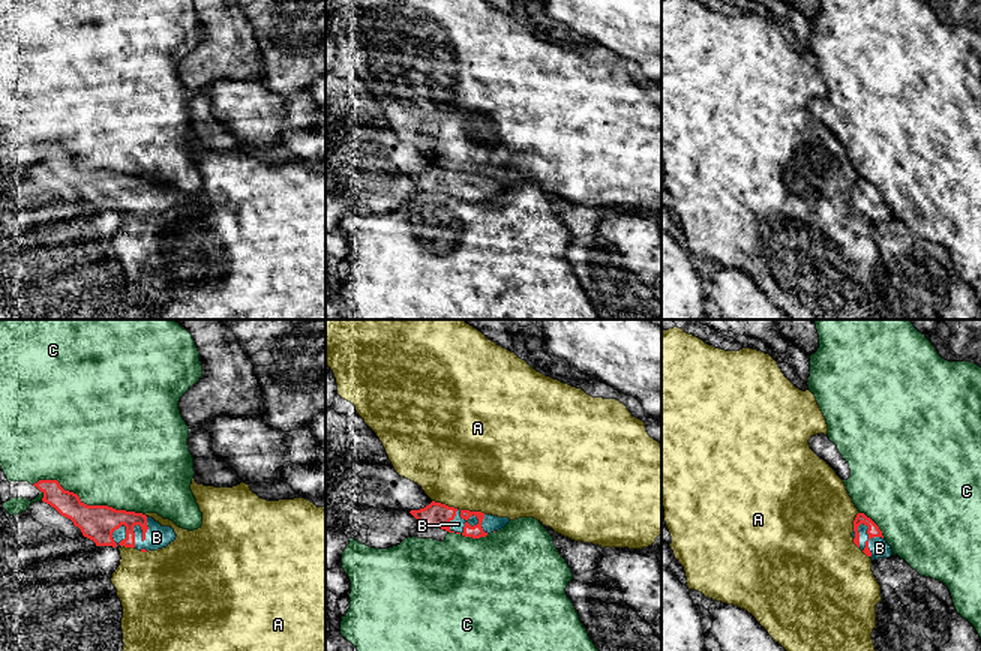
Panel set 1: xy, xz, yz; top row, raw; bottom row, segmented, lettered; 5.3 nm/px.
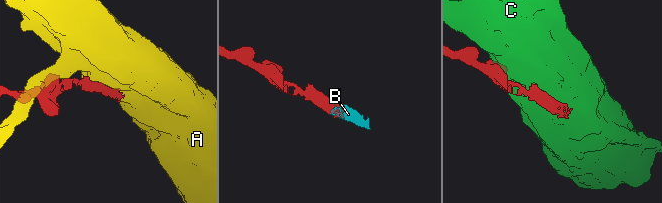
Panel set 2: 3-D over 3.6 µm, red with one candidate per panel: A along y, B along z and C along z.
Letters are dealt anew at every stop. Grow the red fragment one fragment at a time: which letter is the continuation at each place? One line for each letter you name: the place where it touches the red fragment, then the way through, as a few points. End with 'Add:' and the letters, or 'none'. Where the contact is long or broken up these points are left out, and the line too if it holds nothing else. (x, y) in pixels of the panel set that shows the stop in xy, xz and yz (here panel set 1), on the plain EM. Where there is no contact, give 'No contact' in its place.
B: Touches red at xz (467, 183). Path across: xz (476, 195), (467, 183), (458, 188)
Add: B

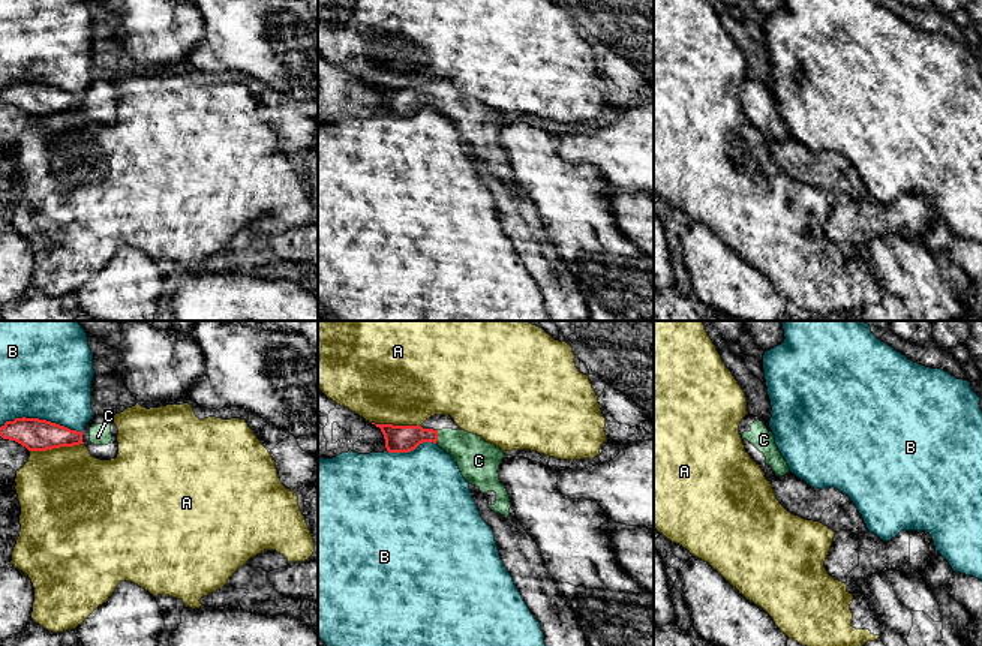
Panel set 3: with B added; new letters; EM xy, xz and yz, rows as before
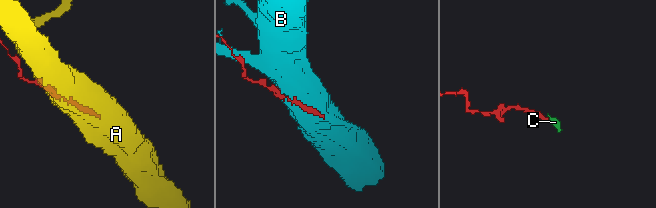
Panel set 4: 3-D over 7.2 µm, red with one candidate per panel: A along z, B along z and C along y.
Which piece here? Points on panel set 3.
C: Touches red at xz (437, 101). Path across: xz (398, 102), (437, 101), (458, 107), (477, 123)
Add: C

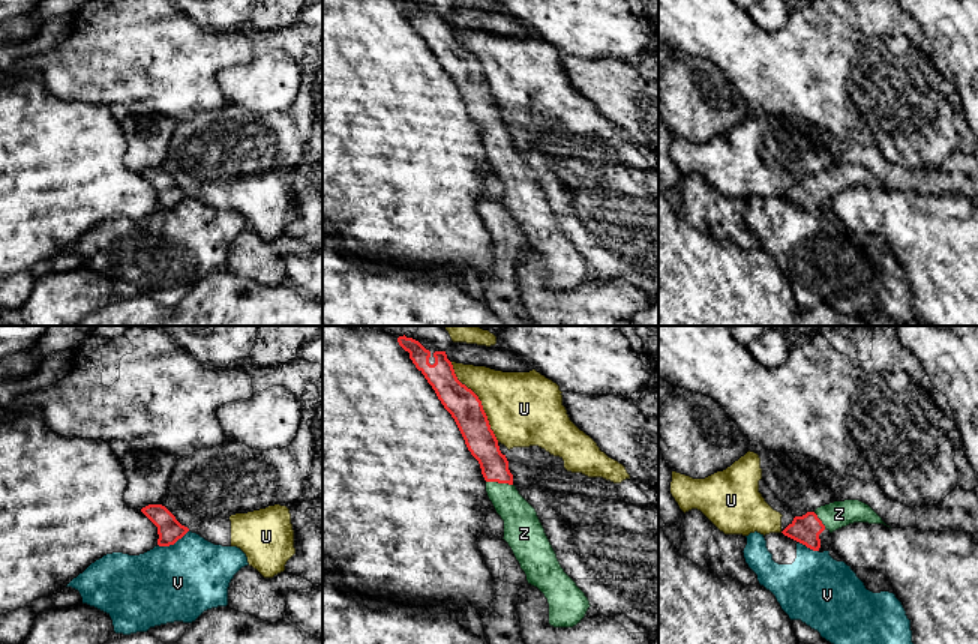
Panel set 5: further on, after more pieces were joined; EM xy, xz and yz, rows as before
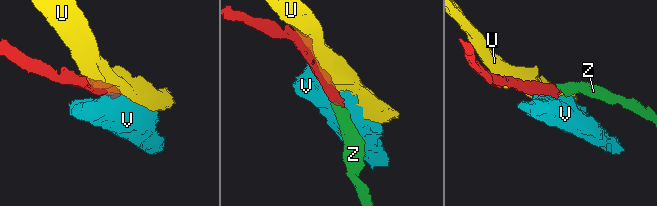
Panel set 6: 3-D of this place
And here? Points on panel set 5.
Z: Touches red at xz (500, 146). Path across: xz (480, 104), (500, 146), (501, 156), (521, 186)
Add: Z

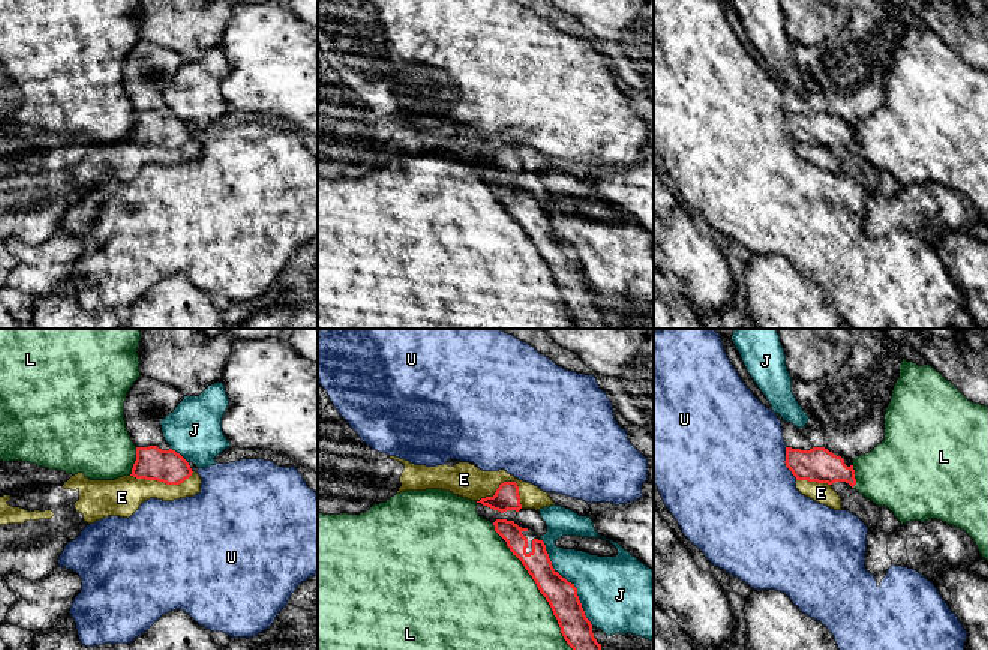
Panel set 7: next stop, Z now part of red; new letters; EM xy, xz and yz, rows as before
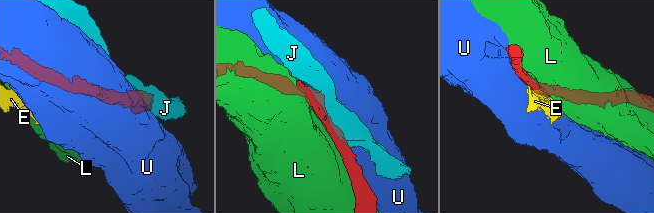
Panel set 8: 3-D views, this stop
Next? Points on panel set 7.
Add: none

